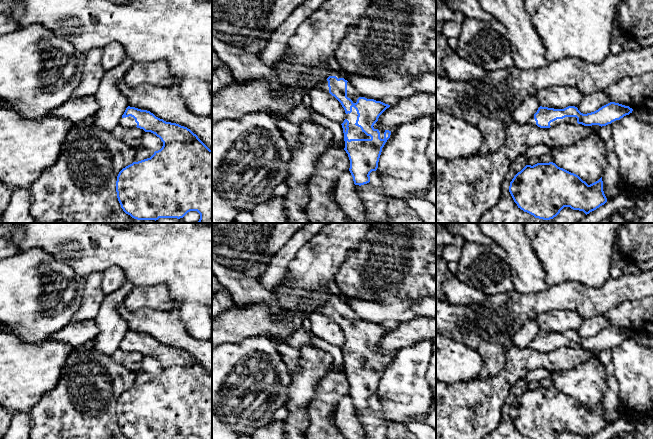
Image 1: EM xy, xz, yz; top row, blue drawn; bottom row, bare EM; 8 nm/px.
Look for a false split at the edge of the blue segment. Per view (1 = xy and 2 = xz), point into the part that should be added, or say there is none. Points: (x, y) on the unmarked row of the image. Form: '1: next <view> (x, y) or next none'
1: next xy (129, 346)
2: next xz (354, 356)

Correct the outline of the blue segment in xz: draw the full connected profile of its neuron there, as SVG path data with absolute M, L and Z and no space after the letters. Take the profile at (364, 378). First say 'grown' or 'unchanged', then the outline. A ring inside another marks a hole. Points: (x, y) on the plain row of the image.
grown; M329 294L328 300L316 307L319 311L334 320L342 329L346 337L346 343L341 348L344 357L345 372L350 384L349 395L355 409L364 409L370 406L370 397L378 392L379 382L391 355L380 352L377 348L379 340L390 331L381 325L362 320L340 297Z

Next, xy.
grown; M128 330L122 339L120 349L140 352L161 363L163 370L147 383L133 386L123 392L116 405L117 422L128 439L186 439L197 435L200 439L212 439L212 374L187 351L166 346L147 334Z

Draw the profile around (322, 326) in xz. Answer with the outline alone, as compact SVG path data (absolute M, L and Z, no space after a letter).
M314 311L309 315L311 323L311 332L319 339L334 345L343 347L346 343L346 337L341 327L329 316Z

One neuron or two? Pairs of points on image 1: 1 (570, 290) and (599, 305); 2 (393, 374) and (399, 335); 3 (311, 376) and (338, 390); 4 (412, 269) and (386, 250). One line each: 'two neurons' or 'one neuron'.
1: one neuron
2: two neurons
3: two neurons
4: one neuron

